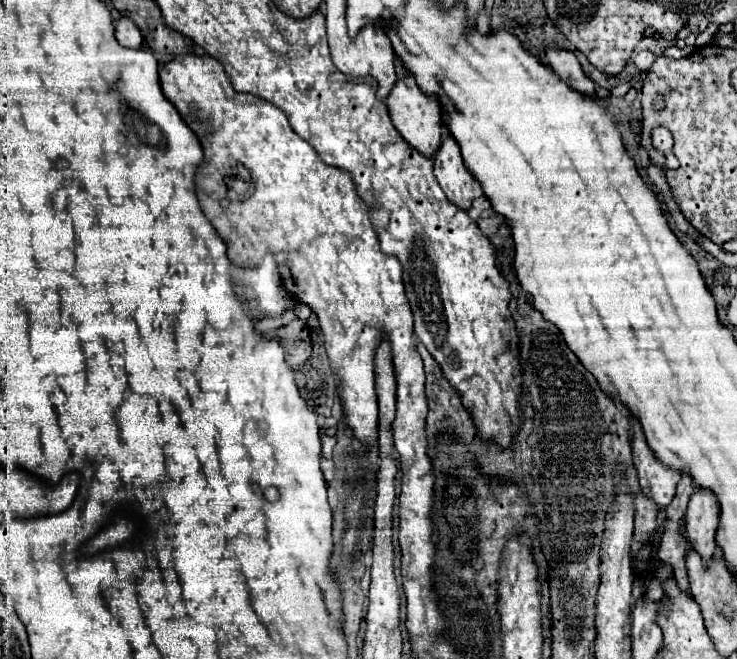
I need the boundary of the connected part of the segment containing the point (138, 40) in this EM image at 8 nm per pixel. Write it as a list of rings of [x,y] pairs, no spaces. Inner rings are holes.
[[[120,17],[116,21],[116,39],[120,45],[130,47],[130,49],[140,49],[142,45],[142,31],[126,17]]]

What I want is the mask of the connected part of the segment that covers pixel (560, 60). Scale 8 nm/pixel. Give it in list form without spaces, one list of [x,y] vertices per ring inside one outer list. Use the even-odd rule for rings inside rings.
[[[546,45],[546,57],[550,67],[554,67],[554,71],[558,71],[558,75],[562,75],[562,79],[574,87],[576,91],[594,95],[594,83],[584,75],[578,57],[572,51],[554,47],[554,45]]]

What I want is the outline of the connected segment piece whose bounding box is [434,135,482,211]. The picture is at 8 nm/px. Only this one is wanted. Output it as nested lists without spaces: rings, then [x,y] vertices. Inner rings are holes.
[[[448,135],[434,157],[434,175],[450,203],[468,211],[472,201],[482,197],[480,183],[466,169],[458,143]]]

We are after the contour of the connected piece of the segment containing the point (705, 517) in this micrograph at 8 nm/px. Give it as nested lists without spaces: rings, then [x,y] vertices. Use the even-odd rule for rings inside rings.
[[[696,489],[696,493],[690,497],[688,503],[688,511],[686,511],[686,539],[690,543],[690,547],[702,557],[704,565],[708,567],[708,563],[714,557],[714,549],[716,549],[716,527],[718,527],[718,501],[712,495],[712,491],[704,491],[704,489]]]

